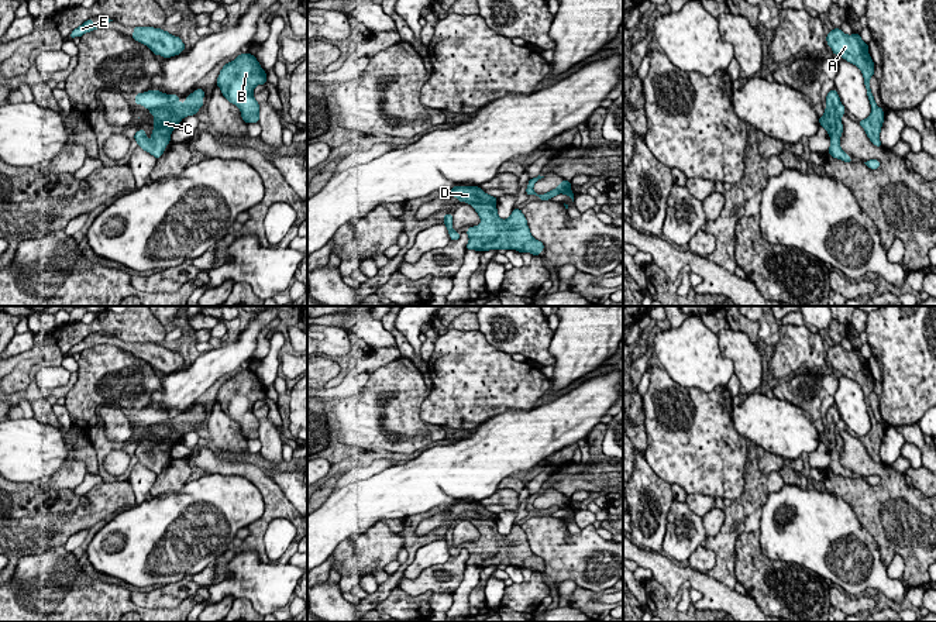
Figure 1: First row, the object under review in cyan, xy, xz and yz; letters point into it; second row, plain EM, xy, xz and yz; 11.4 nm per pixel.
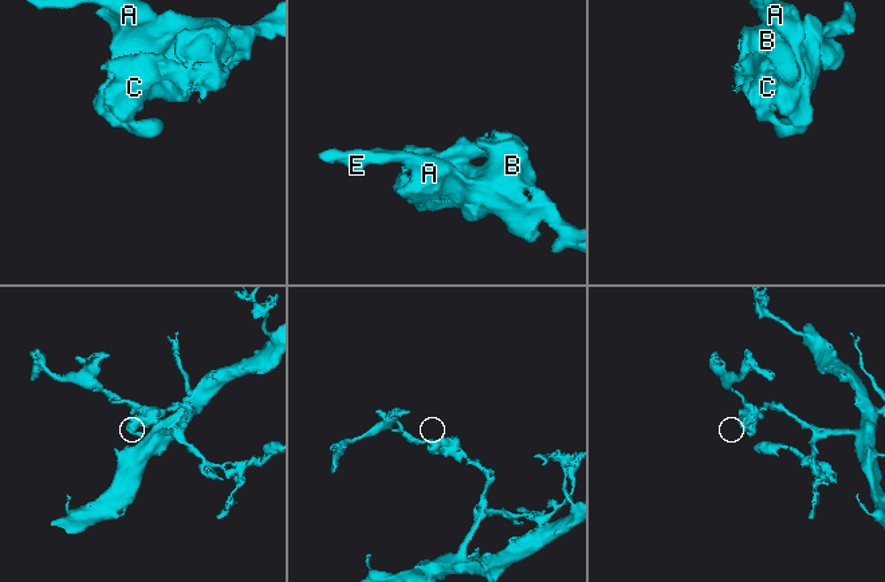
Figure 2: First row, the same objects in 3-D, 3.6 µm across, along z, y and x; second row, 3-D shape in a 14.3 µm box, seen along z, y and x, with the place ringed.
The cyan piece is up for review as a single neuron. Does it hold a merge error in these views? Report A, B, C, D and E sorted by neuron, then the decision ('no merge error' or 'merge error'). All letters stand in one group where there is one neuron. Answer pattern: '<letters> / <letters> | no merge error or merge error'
A B C E / D | merge error

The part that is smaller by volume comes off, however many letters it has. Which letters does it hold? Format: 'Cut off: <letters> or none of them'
Cut off: D

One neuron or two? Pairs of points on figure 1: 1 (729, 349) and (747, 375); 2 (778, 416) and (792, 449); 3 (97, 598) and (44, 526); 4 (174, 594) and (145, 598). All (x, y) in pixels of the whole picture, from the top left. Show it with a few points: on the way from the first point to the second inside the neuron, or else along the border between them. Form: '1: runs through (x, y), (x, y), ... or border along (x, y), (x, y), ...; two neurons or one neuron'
1: runs through (736, 356), (747, 368); one neuron
2: runs through (778, 425), (788, 435), (790, 440); one neuron
3: border along (62, 546), (28, 556); two neurons
4: runs through (167, 597), (152, 598); one neuron

